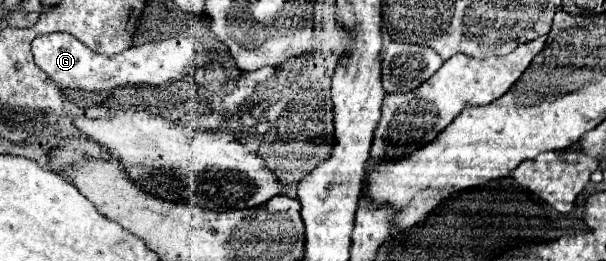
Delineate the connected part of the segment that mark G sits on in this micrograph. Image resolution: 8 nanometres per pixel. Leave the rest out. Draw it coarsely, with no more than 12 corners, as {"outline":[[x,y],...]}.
{"outline":[[74,36],[32,42],[62,88],[176,82],[196,58],[180,36],[102,56]]}

